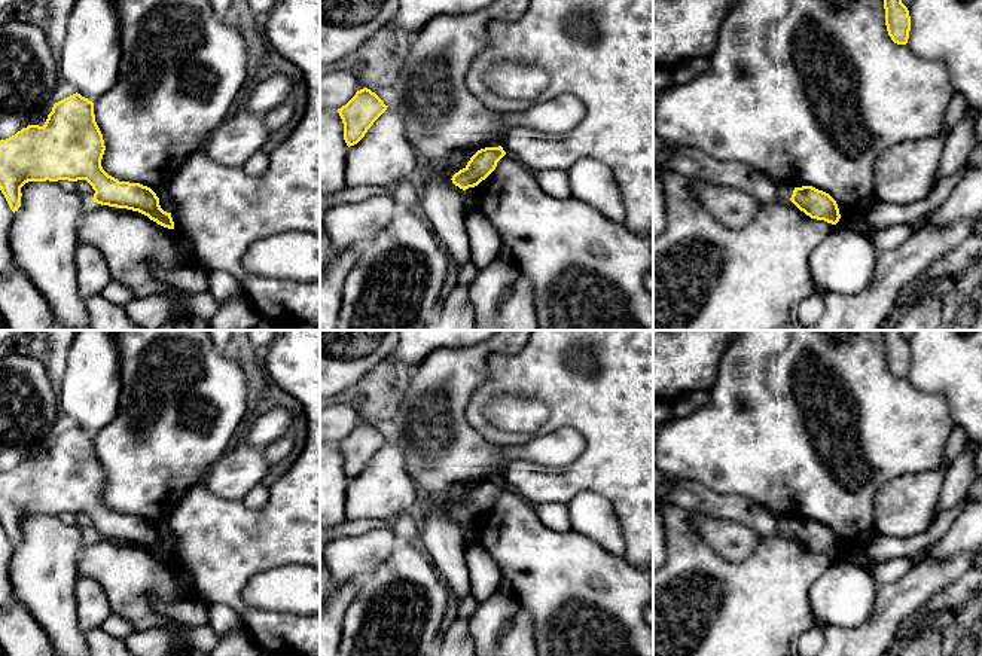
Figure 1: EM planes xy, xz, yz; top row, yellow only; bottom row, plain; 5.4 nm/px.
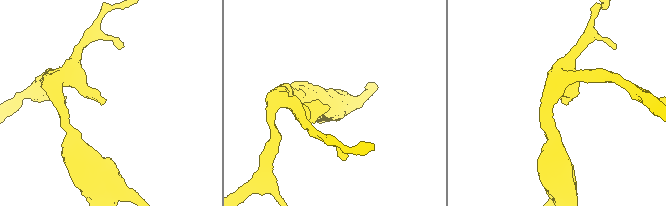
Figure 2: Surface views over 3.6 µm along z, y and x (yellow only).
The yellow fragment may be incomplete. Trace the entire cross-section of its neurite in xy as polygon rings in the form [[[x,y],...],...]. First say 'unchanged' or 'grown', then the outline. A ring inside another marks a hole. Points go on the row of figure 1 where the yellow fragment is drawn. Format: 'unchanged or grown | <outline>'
unchanged | [[[76,92],[54,104],[43,126],[28,125],[15,135],[0,140],[0,190],[15,213],[21,207],[21,187],[28,181],[86,180],[95,190],[94,202],[138,211],[158,225],[174,229],[171,213],[161,208],[159,198],[150,187],[119,181],[103,170],[104,150],[94,103]]]

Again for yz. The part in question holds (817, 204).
unchanged | [[[812,186],[795,187],[790,201],[806,216],[836,225],[841,219],[836,201]]]

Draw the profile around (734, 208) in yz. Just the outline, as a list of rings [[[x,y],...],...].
[[[692,180],[696,199],[707,213],[731,229],[745,228],[756,216],[762,202],[750,195],[702,180]]]

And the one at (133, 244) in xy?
[[[91,202],[85,207],[79,220],[77,239],[94,245],[103,253],[112,281],[126,286],[135,299],[150,295],[168,295],[176,300],[182,300],[189,296],[152,275],[153,268],[173,269],[196,263],[196,259],[190,256],[190,250],[180,245],[176,229],[164,228],[138,211]]]

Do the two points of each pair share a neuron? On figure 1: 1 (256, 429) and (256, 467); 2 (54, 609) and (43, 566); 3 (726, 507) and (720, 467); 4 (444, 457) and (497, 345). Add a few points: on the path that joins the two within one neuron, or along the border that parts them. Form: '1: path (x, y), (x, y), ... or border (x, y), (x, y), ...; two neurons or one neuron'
1: border (244, 439), (262, 451); two neurons
2: path (51, 598), (43, 576); one neuron
3: border (691, 479), (717, 493), (747, 496), (758, 502); two neurons
4: path (444, 427), (450, 387), (467, 369); one neuron

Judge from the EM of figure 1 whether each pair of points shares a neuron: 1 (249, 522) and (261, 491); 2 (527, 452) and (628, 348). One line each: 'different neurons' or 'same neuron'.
1: different neurons
2: different neurons

